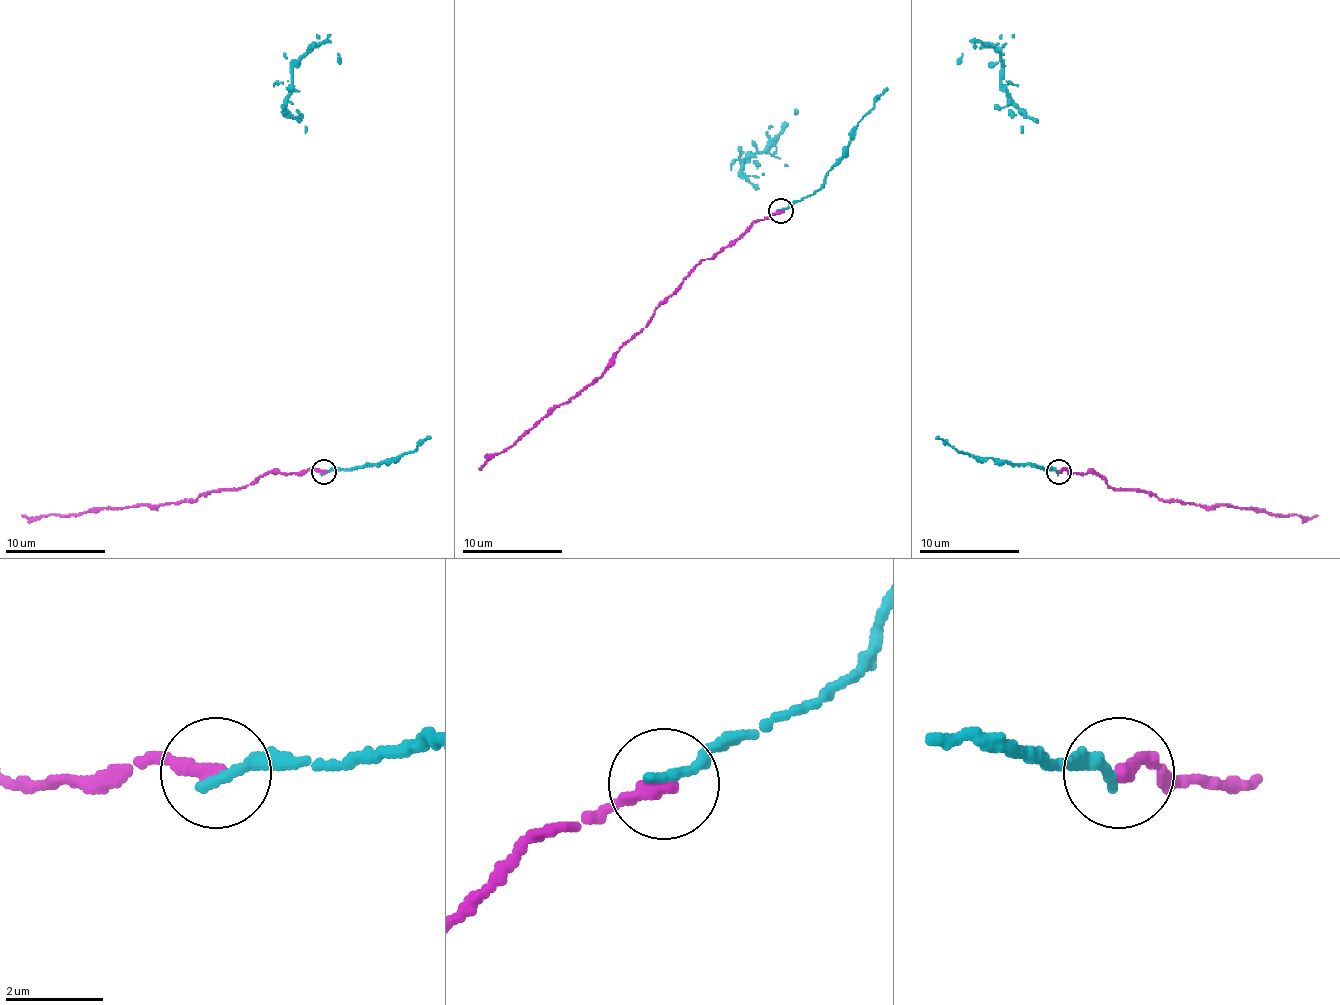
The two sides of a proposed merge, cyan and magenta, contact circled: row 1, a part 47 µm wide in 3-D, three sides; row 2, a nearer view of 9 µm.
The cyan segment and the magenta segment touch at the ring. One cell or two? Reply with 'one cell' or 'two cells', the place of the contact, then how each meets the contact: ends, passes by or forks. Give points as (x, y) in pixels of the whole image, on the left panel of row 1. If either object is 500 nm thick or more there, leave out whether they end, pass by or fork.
one cell | (324, 471) | cyan ends | magenta ends

